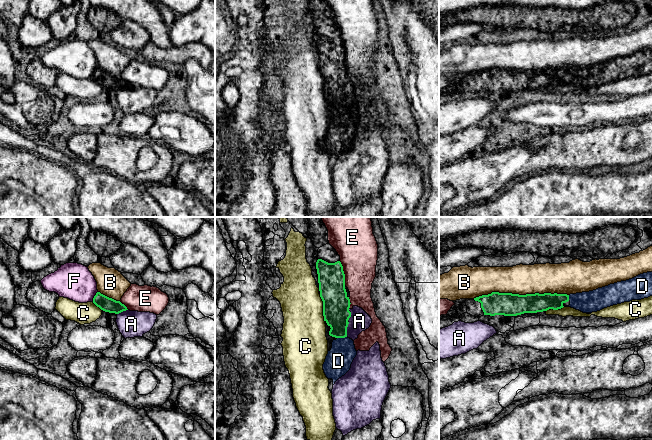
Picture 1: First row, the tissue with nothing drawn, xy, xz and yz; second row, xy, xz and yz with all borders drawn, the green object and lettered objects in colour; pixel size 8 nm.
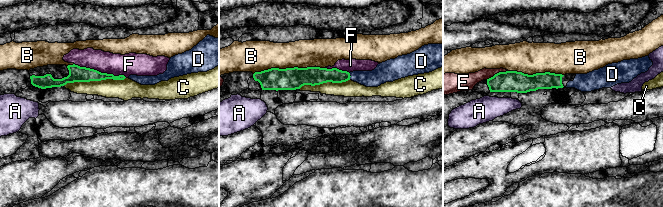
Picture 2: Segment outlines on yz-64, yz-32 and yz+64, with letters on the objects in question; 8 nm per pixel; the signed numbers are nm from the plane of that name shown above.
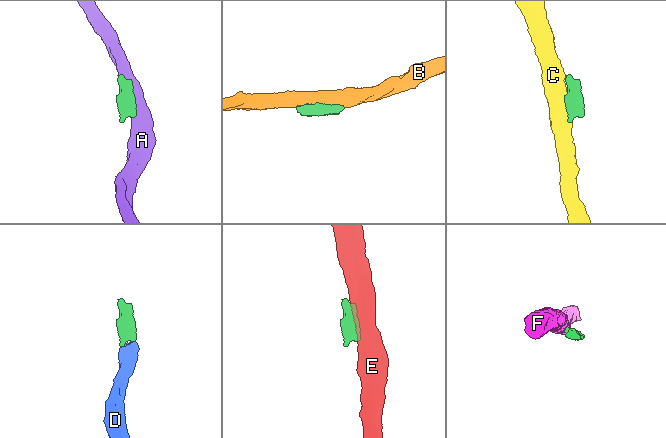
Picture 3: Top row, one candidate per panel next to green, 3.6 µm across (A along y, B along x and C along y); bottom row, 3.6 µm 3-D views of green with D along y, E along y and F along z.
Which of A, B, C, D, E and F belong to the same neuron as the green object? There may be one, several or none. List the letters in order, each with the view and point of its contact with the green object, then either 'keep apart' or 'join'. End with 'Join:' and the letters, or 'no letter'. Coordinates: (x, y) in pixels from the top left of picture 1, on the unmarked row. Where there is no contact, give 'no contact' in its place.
A: xz (348, 99) | keep apart
B: yz (520, 71) | keep apart
C: xz (323, 84) | keep apart
D: xz (341, 113) | join
E: xz (343, 49) | keep apart
F: xy (94, 72) | keep apart
Join: D

